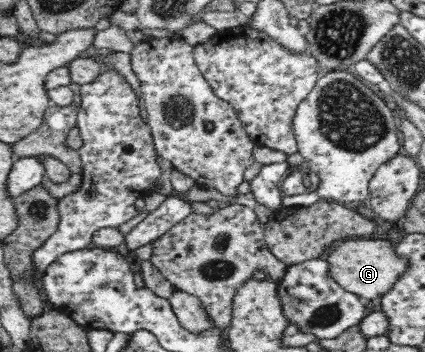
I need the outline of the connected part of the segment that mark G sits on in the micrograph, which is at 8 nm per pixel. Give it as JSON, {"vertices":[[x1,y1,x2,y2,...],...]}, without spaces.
{"vertices":[[350,238,333,243,322,259,329,264,327,274,331,276,345,291,367,299,387,293,399,275,405,271,407,262,395,254,389,240,382,238,359,239]]}

